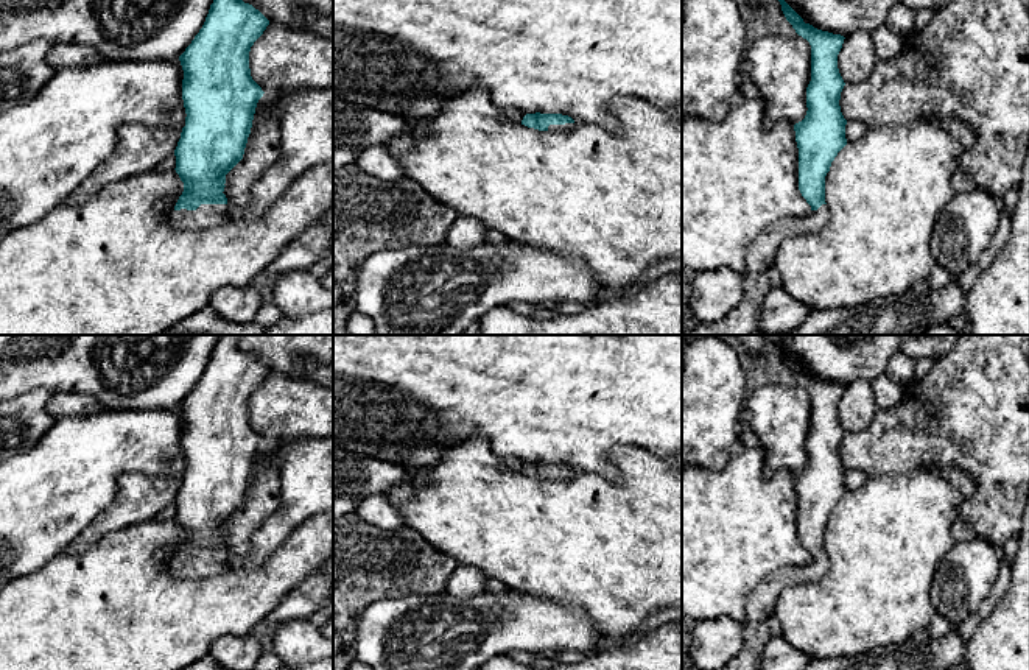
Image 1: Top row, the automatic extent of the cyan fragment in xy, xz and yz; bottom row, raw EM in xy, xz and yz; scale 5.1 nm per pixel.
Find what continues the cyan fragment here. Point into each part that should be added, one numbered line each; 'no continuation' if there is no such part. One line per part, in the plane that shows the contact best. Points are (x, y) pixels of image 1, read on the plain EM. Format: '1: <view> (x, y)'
1: xy (206, 564)

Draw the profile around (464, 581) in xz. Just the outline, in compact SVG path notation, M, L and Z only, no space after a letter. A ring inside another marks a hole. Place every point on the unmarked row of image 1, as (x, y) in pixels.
M458 564L451 572L445 594L467 598L487 591L487 577L473 566Z

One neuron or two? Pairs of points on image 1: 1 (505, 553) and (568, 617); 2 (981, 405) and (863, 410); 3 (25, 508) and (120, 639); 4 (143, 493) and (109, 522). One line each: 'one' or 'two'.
1: two
2: two
3: two
4: one

